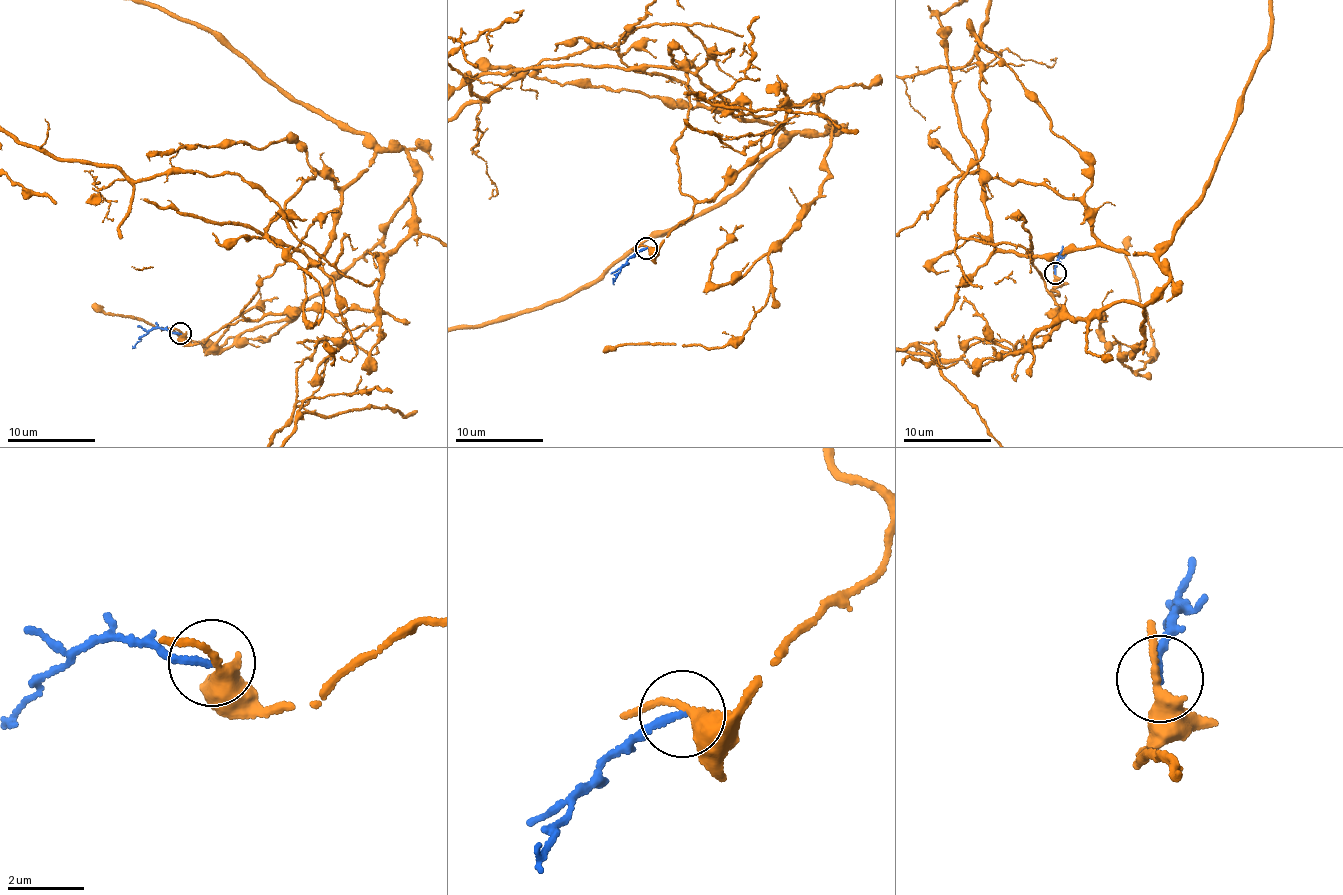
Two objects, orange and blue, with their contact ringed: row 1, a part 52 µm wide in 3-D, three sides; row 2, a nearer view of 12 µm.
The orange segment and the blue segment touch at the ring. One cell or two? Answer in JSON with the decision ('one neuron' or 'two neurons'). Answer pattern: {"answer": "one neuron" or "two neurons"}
{"answer": "two neurons"}

